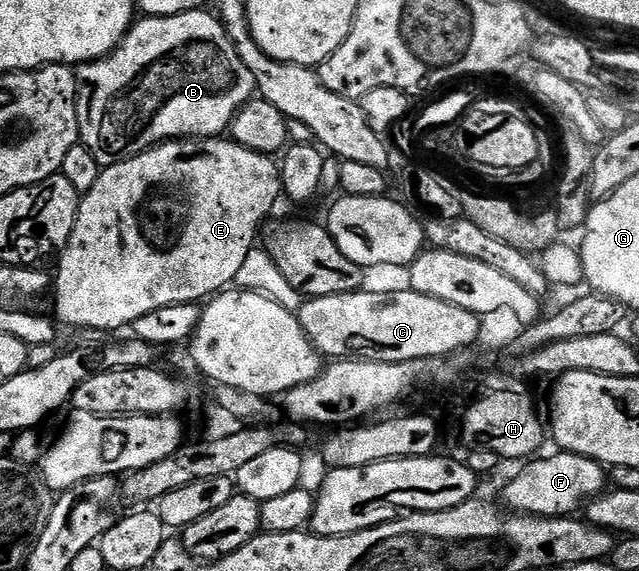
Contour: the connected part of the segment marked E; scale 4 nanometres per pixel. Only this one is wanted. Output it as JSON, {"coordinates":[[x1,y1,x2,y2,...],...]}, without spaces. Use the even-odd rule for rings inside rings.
{"coordinates":[[186,138,171,140,149,148,135,158,124,160,118,164,110,164,102,171,99,182,91,186,89,192,81,196,81,205,77,211,75,230,67,242,65,251,59,257,61,265,55,272,55,292,57,288,57,316,62,325,70,324,73,328,121,328,132,326,135,318,143,318,143,314,151,314,151,310,159,310,172,304,192,304,204,301,234,283,236,274,249,251,258,243,257,231,261,223,269,216,269,211,282,199,281,170,273,156,264,156,261,152,252,152,239,146,231,138]]}

